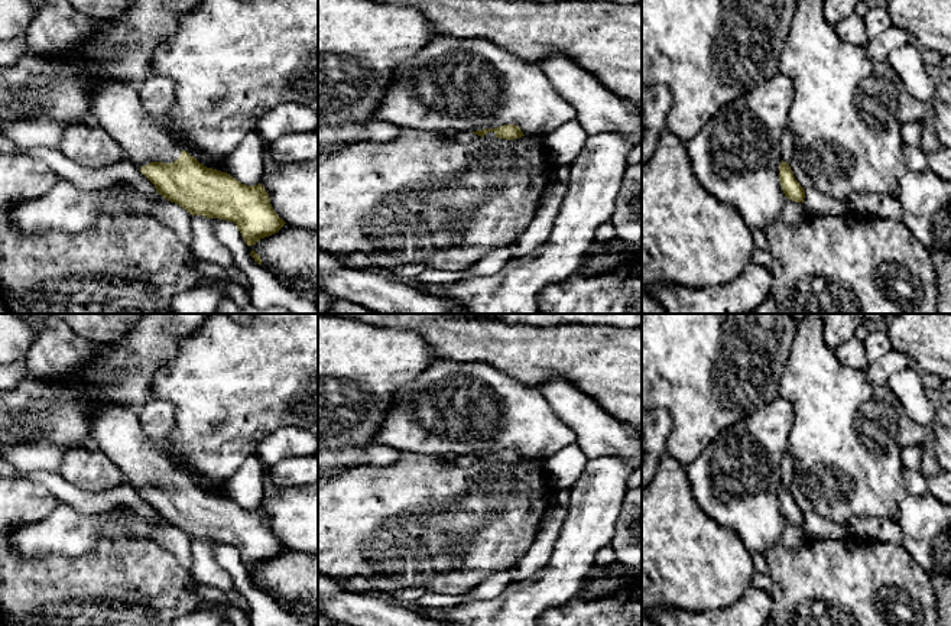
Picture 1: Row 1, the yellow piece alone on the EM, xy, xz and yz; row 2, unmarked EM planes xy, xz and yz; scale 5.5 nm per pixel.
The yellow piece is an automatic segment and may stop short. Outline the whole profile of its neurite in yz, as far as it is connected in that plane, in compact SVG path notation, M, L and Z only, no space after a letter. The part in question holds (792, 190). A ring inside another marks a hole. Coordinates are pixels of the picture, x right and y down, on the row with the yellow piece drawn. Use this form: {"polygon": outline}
{"polygon": "M786 127L780 140L780 155L783 160L780 162L780 166L779 166L779 181L780 181L780 186L786 198L795 202L804 202L805 189L795 179L793 172L789 166L792 160L793 149L795 149L793 134Z"}

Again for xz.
{"polygon": "M504 124L504 126L489 129L489 130L483 129L483 130L477 130L477 132L468 132L468 130L457 132L455 142L468 143L471 140L477 140L481 137L484 137L484 139L499 137L499 139L513 140L513 139L519 139L522 136L525 136L525 134L519 129L519 126Z"}

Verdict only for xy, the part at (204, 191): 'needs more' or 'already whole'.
needs more

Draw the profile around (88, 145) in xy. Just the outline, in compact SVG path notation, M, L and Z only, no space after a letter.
M71 121L62 136L59 150L81 166L98 169L123 159L123 147L94 123Z

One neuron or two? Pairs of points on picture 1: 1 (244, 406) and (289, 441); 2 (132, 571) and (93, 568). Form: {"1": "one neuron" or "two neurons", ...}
{"1": "two neurons", "2": "one neuron"}

